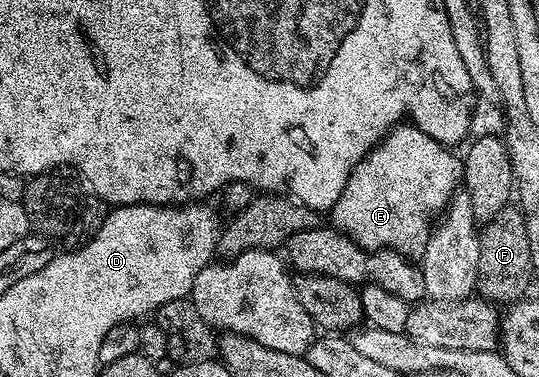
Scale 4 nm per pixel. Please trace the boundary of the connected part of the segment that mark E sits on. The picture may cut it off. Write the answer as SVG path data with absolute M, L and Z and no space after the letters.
M399 124L394 130L390 130L385 137L375 145L374 150L370 154L367 154L362 158L358 164L353 168L353 172L349 176L349 180L345 184L345 188L341 192L341 196L338 200L331 205L329 211L330 225L336 230L343 231L344 234L355 239L360 246L365 250L396 250L399 254L406 254L408 256L422 251L427 242L427 238L430 236L433 223L436 221L437 216L442 215L450 204L452 198L460 189L463 180L463 163L460 155L454 149L443 146L437 140L433 140L433 136L429 136L425 132L421 132L413 124Z

